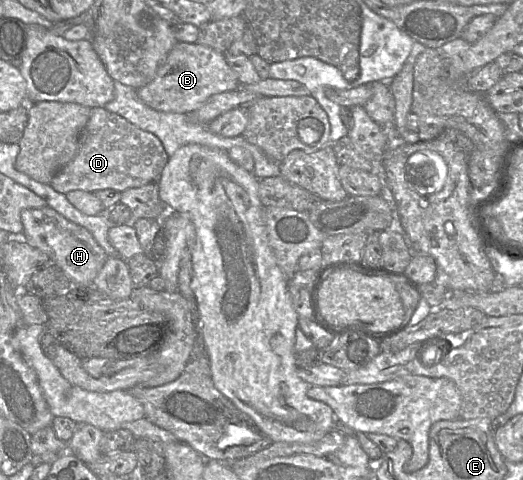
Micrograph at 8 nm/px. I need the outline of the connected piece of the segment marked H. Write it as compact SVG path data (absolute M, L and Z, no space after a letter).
M49 206L24 209L21 212L23 235L27 243L44 252L51 263L57 265L70 279L73 286L92 286L108 255L92 234Z

